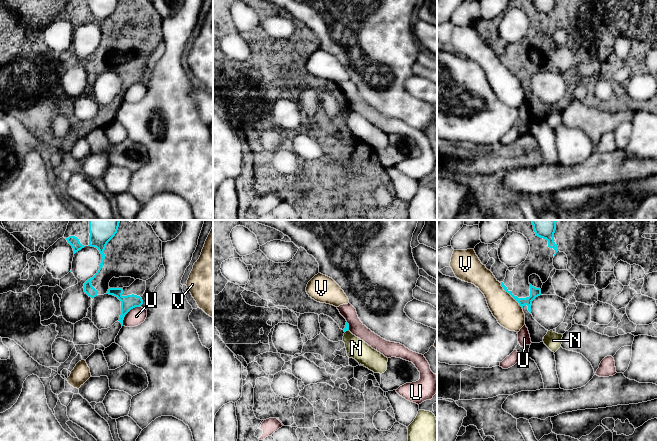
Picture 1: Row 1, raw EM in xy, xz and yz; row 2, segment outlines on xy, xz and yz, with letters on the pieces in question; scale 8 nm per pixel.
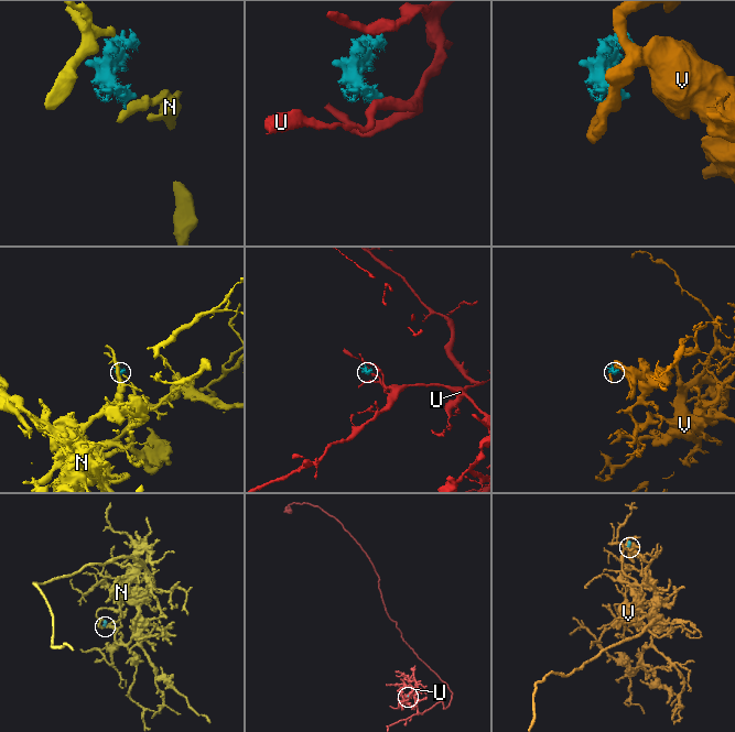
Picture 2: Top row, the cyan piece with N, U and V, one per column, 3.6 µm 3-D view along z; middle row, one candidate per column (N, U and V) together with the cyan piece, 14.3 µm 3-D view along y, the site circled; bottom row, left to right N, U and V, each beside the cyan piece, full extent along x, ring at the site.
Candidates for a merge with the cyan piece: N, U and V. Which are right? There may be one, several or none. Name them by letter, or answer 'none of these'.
none of these

